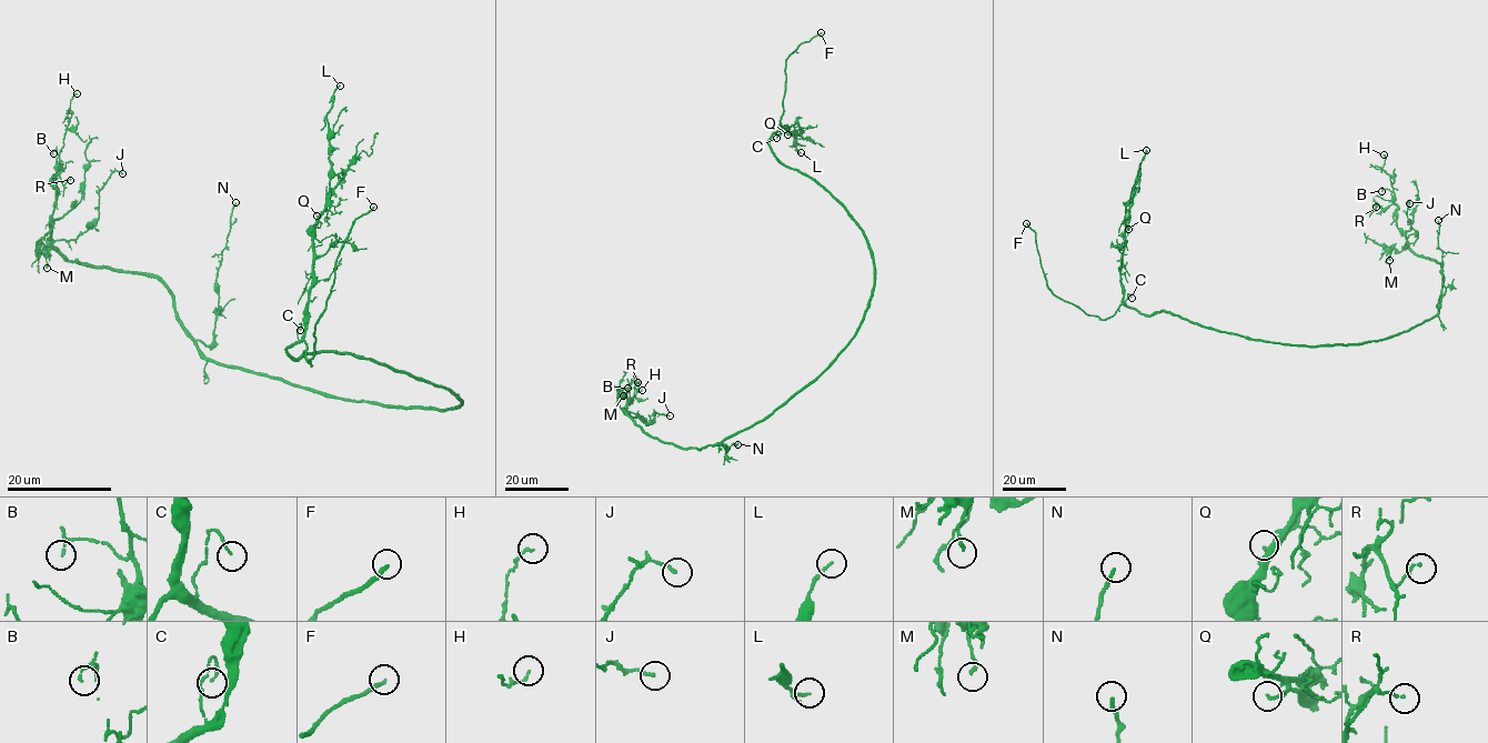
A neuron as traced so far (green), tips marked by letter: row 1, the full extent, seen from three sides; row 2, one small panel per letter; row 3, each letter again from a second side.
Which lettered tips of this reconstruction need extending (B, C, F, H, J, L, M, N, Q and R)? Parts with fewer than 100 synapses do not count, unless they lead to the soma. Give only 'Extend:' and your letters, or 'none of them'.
Extend: F

